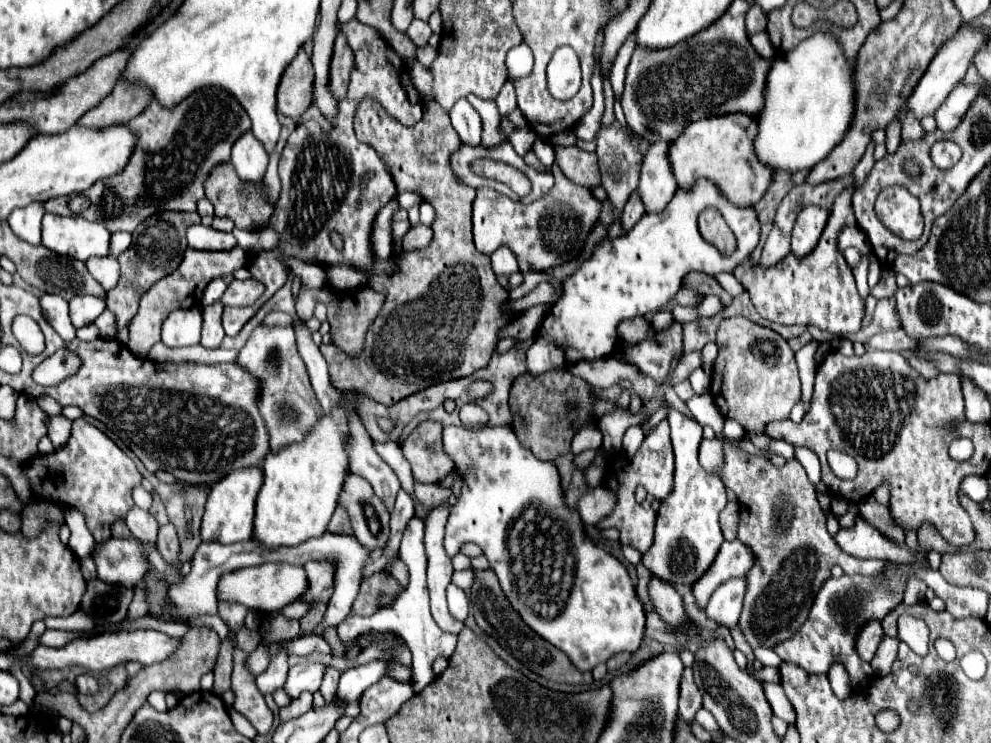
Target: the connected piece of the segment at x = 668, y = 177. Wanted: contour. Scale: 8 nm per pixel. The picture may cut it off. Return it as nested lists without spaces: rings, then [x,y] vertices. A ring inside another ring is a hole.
[[[655,142],[643,158],[641,178],[639,178],[639,196],[643,200],[645,212],[663,212],[677,192],[675,178],[667,164],[667,142]]]

